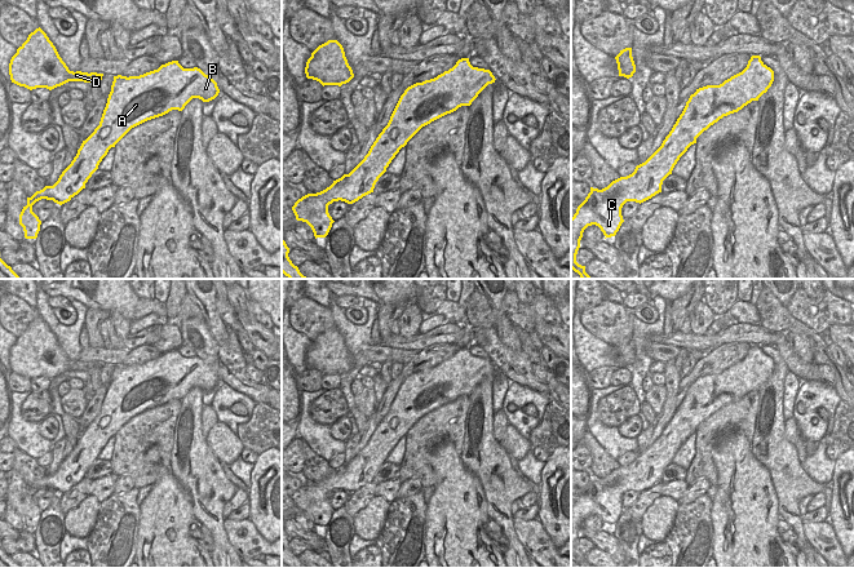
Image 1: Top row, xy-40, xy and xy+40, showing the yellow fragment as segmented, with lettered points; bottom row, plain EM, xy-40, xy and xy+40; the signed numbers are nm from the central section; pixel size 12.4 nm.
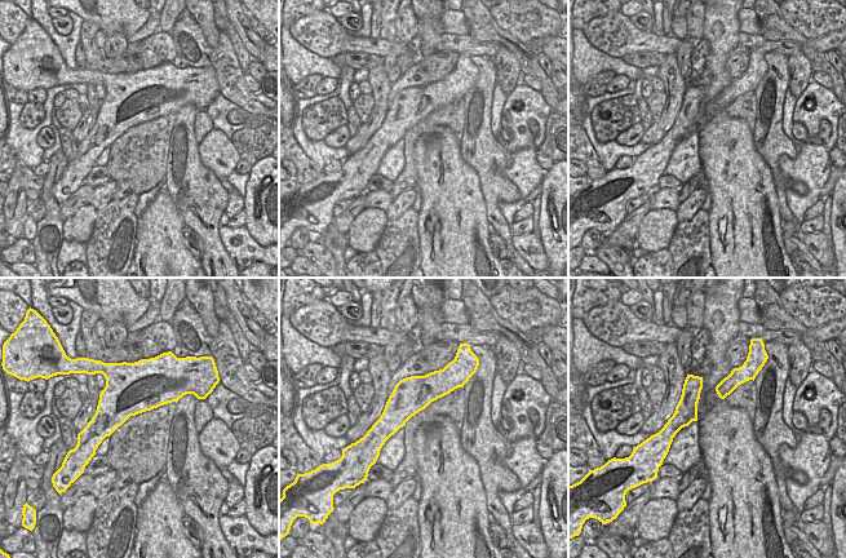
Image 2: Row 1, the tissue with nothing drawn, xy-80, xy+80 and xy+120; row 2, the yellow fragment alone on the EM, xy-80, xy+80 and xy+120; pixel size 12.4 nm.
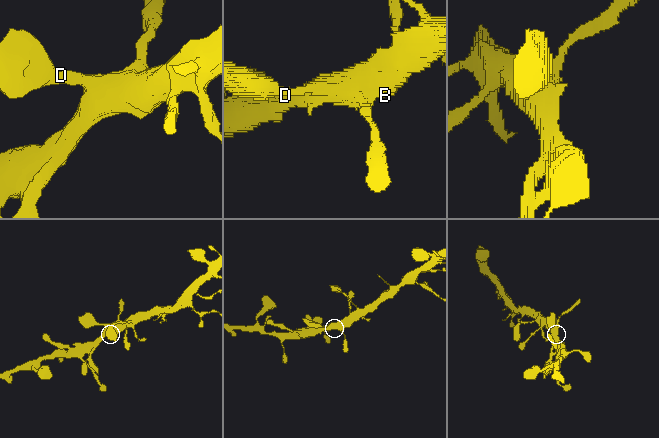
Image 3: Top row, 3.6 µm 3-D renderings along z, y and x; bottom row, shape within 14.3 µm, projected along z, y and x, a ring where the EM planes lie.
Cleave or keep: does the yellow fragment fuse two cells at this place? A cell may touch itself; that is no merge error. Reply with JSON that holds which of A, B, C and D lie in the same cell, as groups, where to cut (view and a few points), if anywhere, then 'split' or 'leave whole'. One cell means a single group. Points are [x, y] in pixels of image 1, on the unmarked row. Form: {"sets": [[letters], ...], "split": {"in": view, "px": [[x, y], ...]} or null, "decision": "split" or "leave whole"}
{"sets": [["A", "B", "C", "D"]], "split": null, "decision": "leave whole"}

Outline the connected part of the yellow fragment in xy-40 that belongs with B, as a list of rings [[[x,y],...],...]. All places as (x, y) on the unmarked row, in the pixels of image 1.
[[[178,350],[161,354],[158,359],[146,361],[140,365],[114,365],[111,381],[107,387],[99,414],[94,421],[83,430],[76,445],[71,453],[62,461],[58,470],[53,475],[45,475],[27,487],[27,494],[19,503],[19,514],[23,516],[26,528],[36,528],[40,520],[41,510],[32,501],[32,494],[41,489],[53,489],[62,494],[78,484],[92,463],[98,458],[99,452],[115,434],[134,416],[163,405],[172,399],[182,400],[193,389],[199,387],[203,391],[214,389],[220,382],[217,372],[205,364],[200,358],[183,358]]]

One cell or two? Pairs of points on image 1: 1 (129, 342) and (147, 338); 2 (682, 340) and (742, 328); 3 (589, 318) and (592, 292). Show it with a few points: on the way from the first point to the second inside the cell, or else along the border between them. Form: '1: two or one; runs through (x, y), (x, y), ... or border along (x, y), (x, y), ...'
1: one; runs through (133, 341), (144, 338)
2: one; runs through (697, 341), (715, 341), (728, 336)
3: two; border along (604, 300), (584, 311)

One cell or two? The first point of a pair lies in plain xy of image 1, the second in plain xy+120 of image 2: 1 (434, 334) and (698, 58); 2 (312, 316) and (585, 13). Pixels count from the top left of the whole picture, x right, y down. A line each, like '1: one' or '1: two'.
1: two
2: two

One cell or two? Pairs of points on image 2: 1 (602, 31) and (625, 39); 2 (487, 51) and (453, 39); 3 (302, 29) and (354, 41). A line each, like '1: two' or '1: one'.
1: one
2: one
3: one

